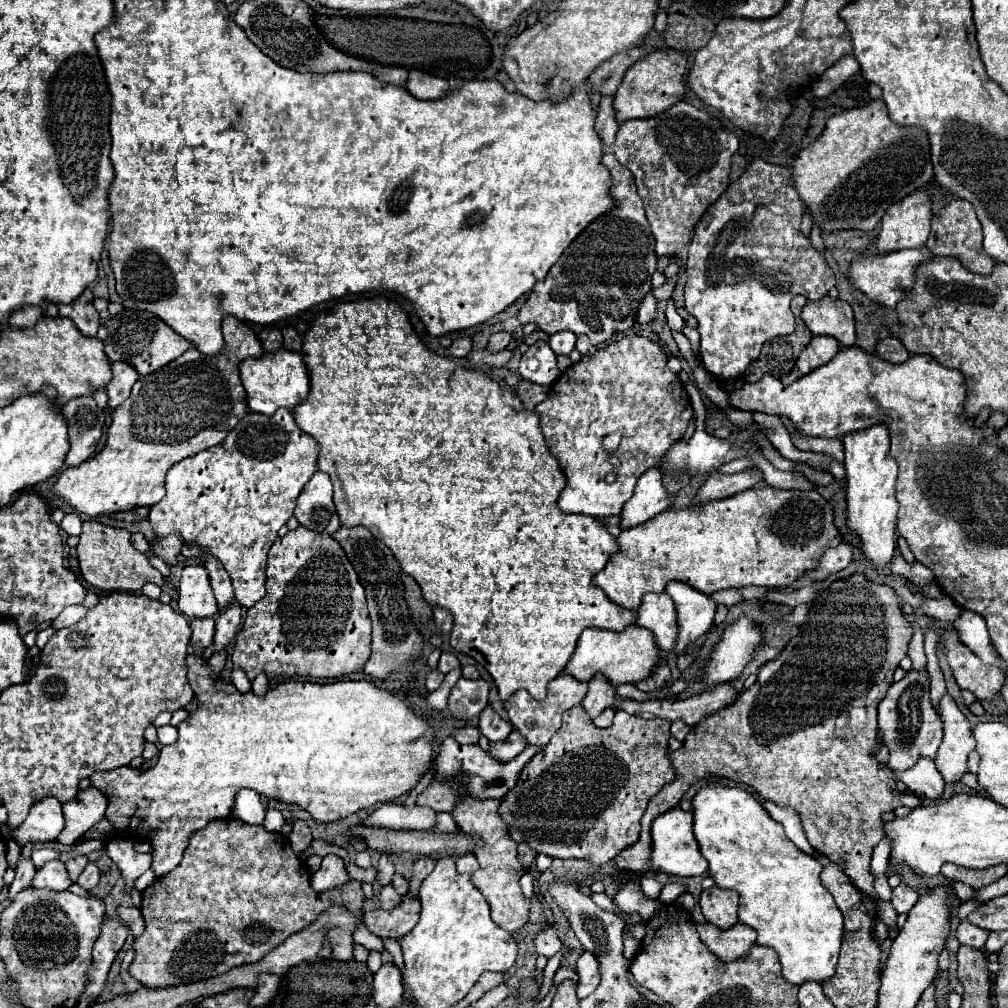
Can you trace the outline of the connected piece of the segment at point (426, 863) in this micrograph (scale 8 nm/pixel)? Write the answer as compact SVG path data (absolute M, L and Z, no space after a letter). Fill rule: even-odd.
M420 859L418 863L414 863L412 877L410 877L410 885L412 885L412 889L408 891L408 897L418 899L418 889L420 889L420 885L422 885L422 881L430 875L432 867L434 867L434 861L432 861L432 859Z

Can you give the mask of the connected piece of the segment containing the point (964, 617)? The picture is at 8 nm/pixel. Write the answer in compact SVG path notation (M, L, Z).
M962 609L958 619L952 623L952 629L958 633L960 643L964 643L972 653L976 653L984 663L1000 665L1004 669L1004 663L998 663L998 653L990 641L986 623L978 613Z

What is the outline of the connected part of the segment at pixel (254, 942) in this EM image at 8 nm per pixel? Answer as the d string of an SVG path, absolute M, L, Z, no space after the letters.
M232 817L214 819L210 825L190 835L180 865L142 891L140 911L146 929L134 939L136 957L128 971L148 989L204 981L222 975L232 967L256 963L288 935L310 925L330 905L342 905L348 911L354 911L360 919L362 903L364 893L358 881L348 881L342 887L328 889L320 897L320 893L310 887L310 869L306 873L306 863L292 851L286 835L270 833L262 825L246 825Z

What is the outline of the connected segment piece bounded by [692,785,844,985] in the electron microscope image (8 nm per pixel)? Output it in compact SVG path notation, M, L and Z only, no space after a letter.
M708 785L694 799L694 835L700 843L702 855L708 859L708 873L718 887L736 889L740 893L738 919L758 933L758 941L764 947L772 947L778 953L782 975L796 985L806 981L828 981L836 971L838 951L844 937L842 913L834 903L830 891L822 885L822 865L814 857L802 853L784 833L784 827L770 819L764 807L740 787Z

